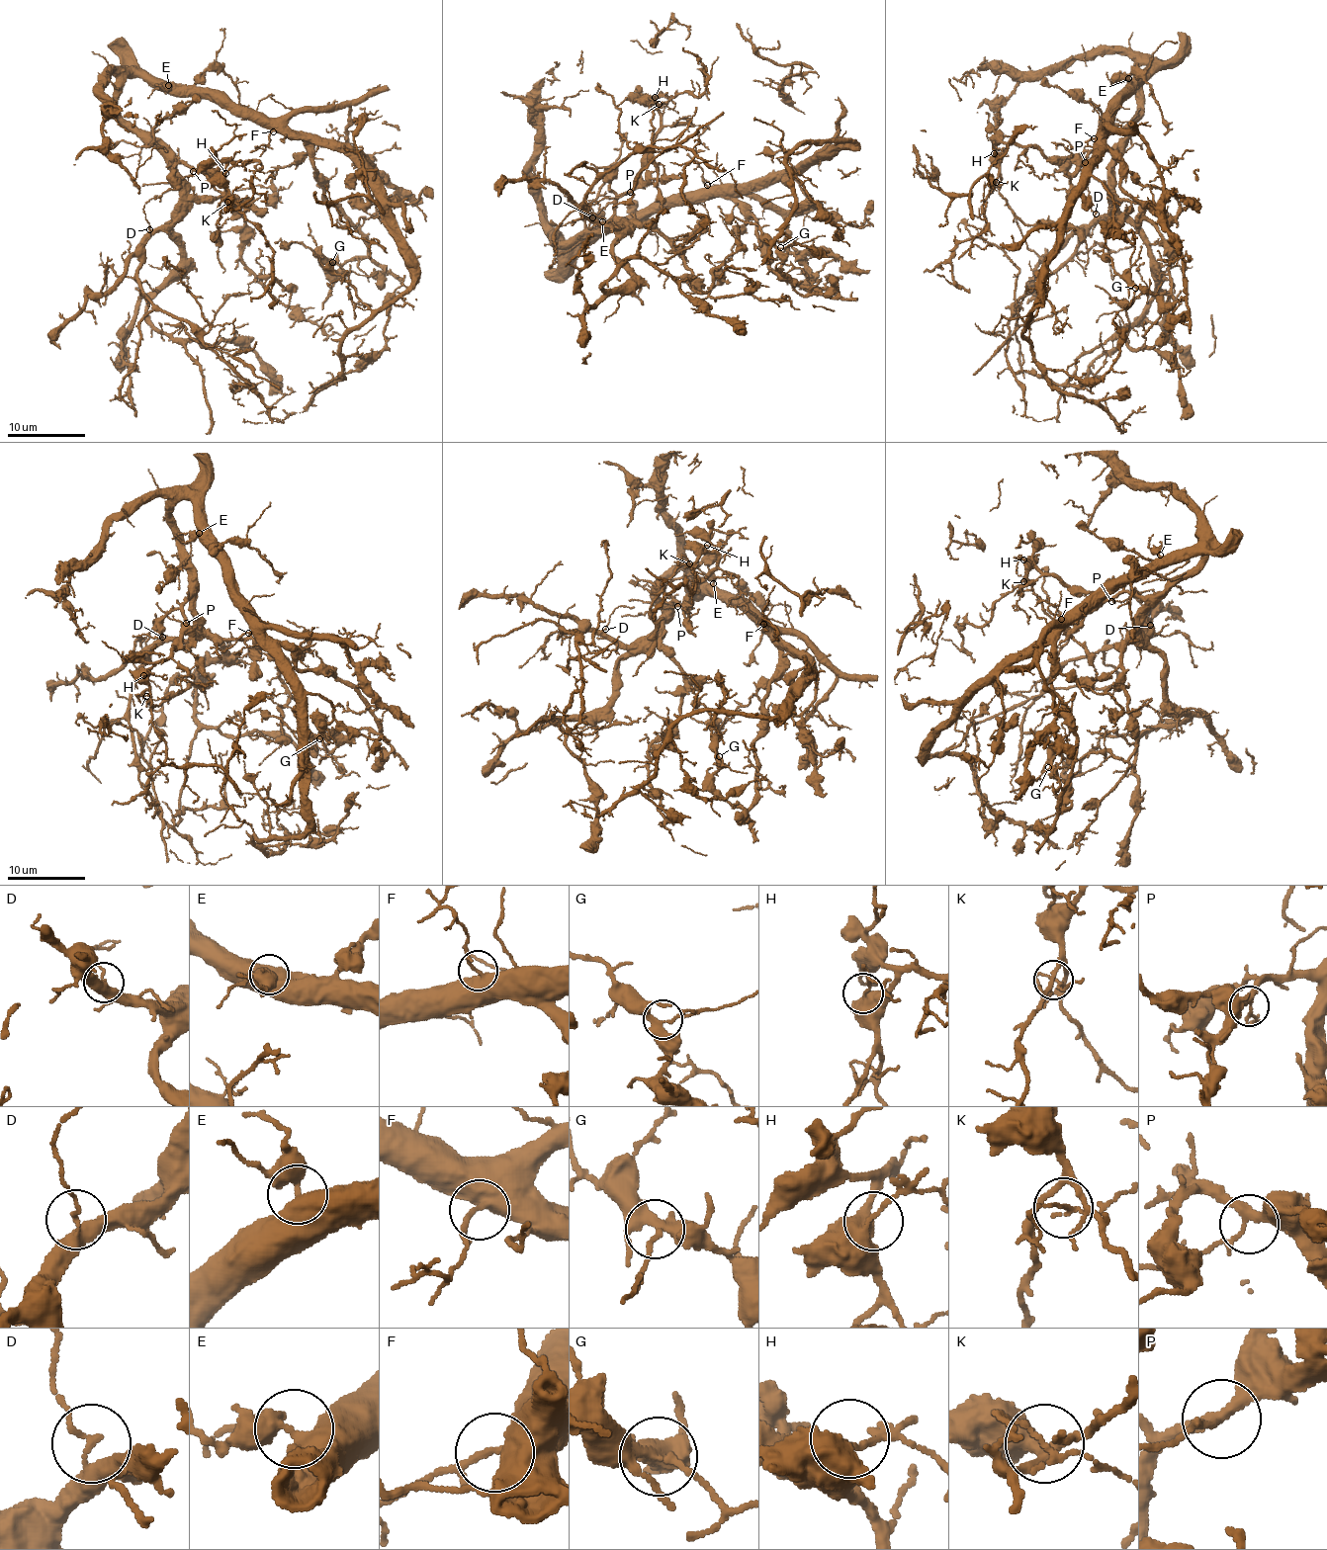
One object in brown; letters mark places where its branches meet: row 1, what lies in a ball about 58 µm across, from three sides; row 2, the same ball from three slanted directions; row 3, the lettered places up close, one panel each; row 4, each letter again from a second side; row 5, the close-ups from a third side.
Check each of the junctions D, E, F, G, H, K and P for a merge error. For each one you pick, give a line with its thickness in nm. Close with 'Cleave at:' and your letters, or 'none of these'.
Cleave at: none of these

